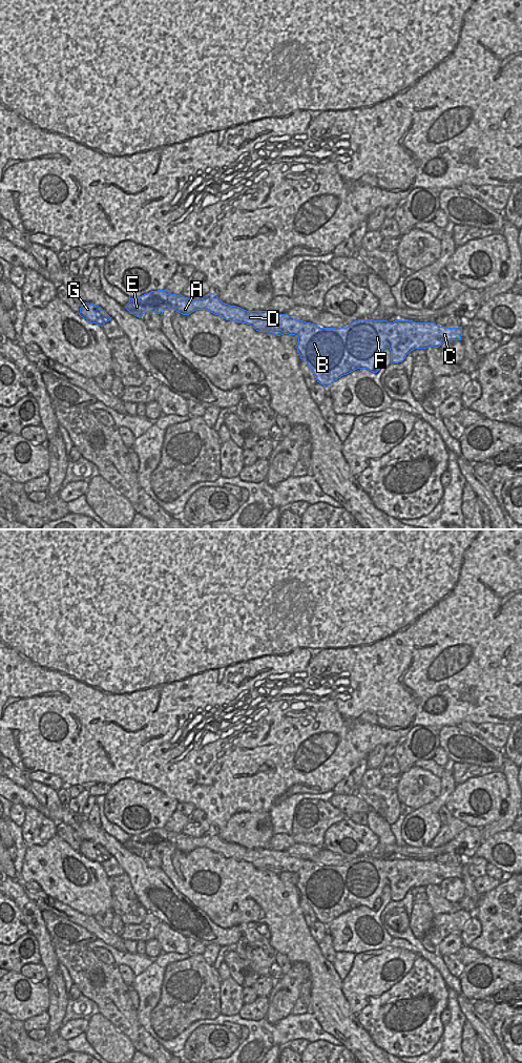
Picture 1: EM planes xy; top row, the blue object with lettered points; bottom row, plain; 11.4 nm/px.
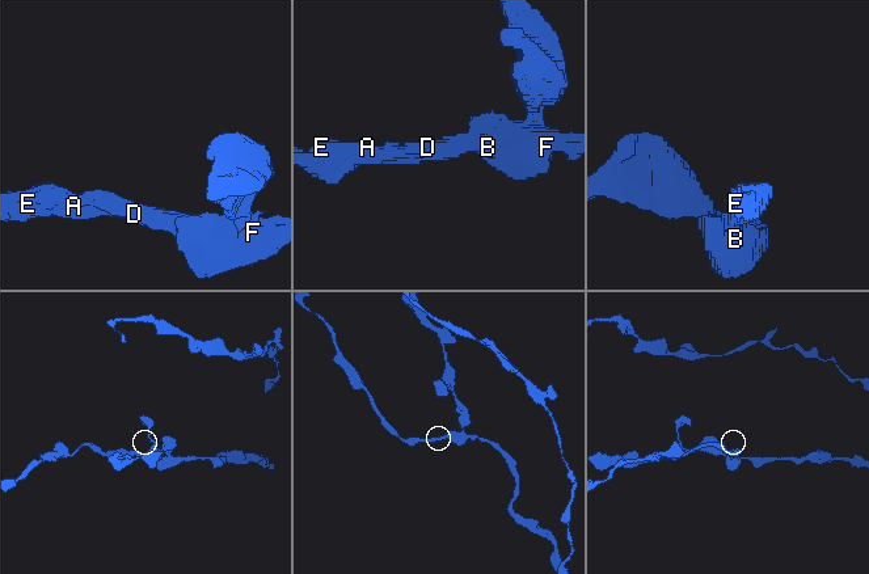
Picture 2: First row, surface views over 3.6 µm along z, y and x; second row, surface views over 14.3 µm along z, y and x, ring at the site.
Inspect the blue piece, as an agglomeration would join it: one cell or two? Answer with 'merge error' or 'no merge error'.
no merge error

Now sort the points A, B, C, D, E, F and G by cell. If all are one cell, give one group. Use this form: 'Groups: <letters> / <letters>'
Groups: A B C D E F G.

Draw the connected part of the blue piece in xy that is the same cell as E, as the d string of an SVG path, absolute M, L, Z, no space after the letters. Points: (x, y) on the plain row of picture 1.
M158 828L129 836L125 846L139 856L146 850L162 853L165 848L175 848L189 853L196 848L207 848L226 858L250 862L258 870L295 873L300 897L308 901L317 920L326 925L357 906L377 911L385 885L391 889L391 900L398 901L415 887L439 885L447 878L461 878L462 874L462 864L446 866L413 858L358 857L346 866L320 866L287 851L247 849L230 843L213 831L192 837Z

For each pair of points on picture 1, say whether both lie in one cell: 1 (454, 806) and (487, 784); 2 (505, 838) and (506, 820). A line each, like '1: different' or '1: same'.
1: same
2: different

